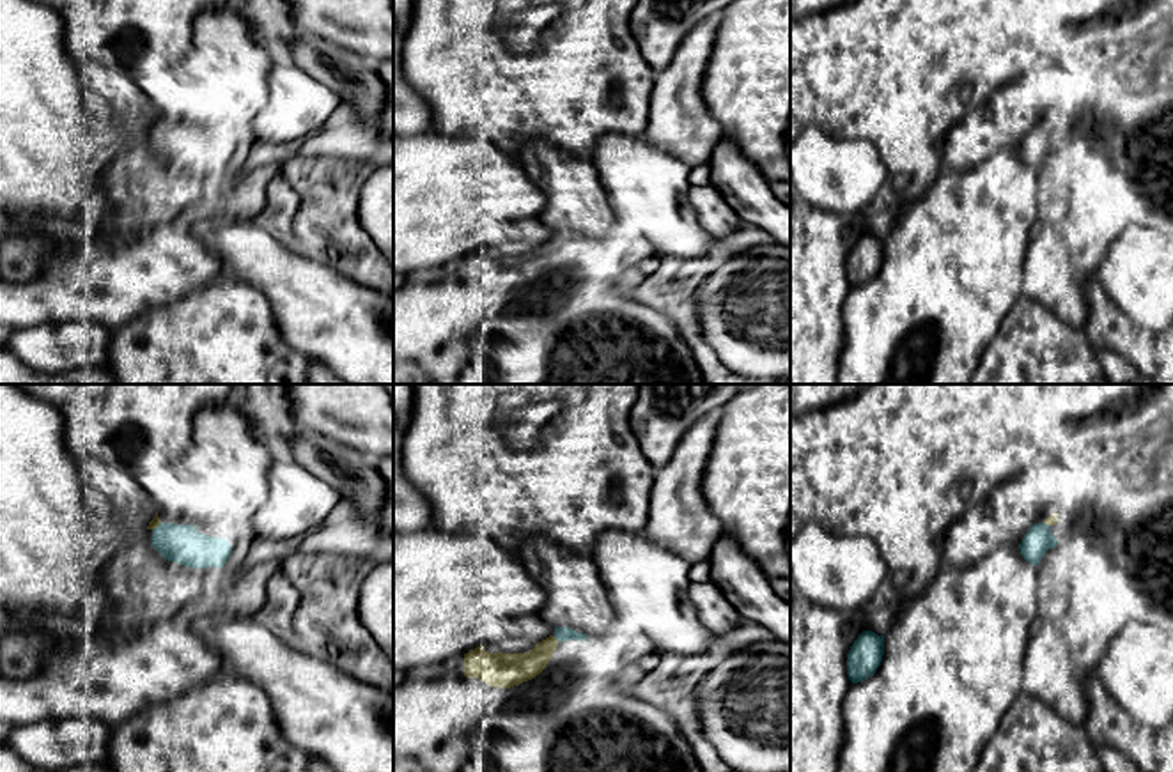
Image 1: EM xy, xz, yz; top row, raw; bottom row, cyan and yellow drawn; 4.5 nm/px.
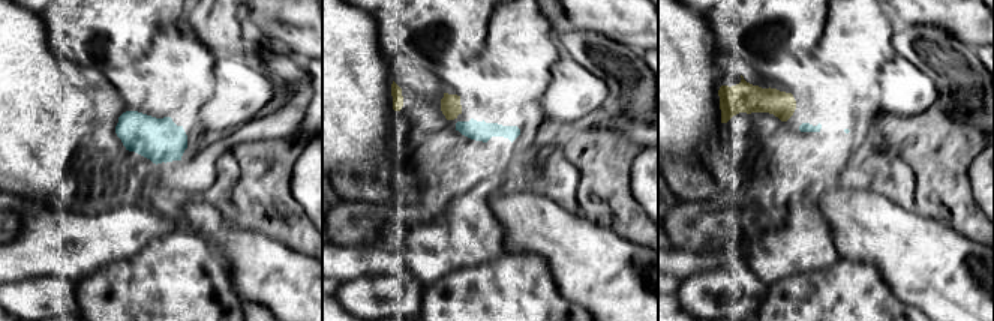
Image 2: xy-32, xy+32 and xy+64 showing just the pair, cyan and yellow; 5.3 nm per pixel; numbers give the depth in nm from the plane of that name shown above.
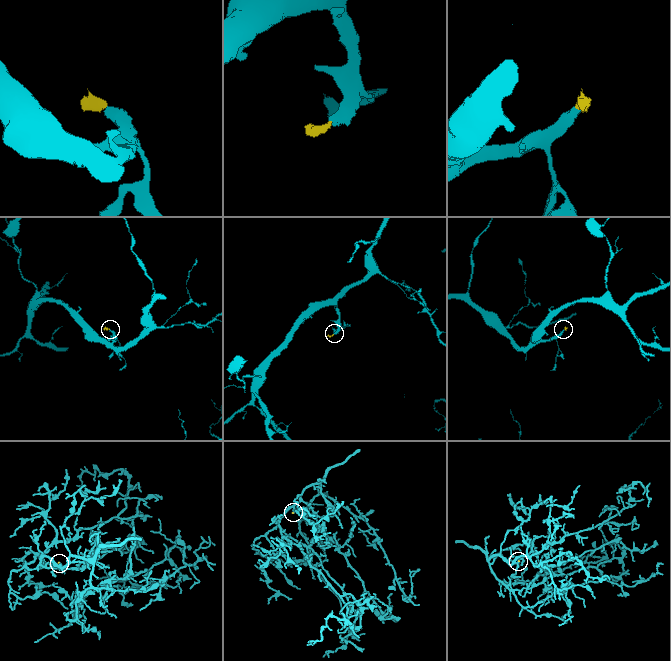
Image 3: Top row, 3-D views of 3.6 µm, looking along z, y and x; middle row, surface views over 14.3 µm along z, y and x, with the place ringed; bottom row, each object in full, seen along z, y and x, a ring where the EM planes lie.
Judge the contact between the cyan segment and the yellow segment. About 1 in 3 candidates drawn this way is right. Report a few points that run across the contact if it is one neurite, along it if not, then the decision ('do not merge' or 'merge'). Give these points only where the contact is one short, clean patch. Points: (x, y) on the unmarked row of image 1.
line xz (560, 236), (557, 243), (527, 270), (511, 273); merge

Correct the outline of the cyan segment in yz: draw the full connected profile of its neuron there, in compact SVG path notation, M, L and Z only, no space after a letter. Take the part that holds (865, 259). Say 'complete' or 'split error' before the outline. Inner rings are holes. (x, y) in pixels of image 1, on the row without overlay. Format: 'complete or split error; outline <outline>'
complete; outline M863 234L847 257L847 278L852 287L872 280L882 266L884 239Z

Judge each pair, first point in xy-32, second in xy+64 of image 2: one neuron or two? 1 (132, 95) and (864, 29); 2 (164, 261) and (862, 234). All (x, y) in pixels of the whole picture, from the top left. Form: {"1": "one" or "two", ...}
{"1": "one", "2": "two"}

